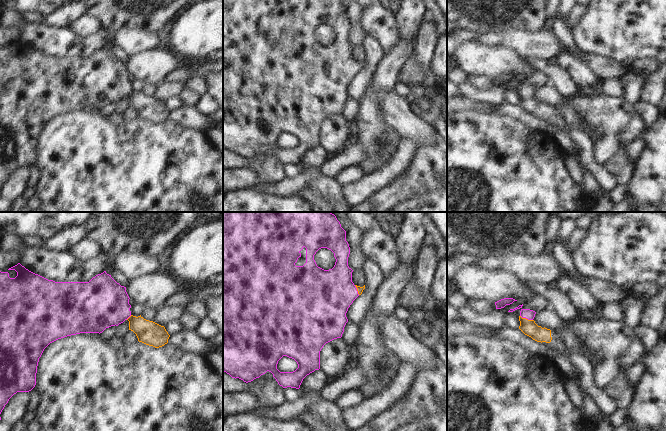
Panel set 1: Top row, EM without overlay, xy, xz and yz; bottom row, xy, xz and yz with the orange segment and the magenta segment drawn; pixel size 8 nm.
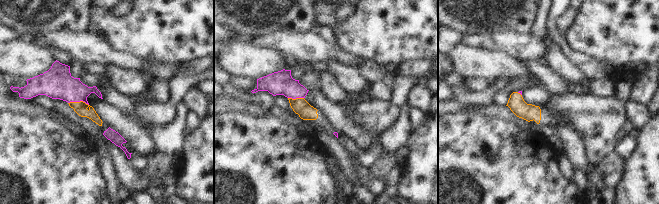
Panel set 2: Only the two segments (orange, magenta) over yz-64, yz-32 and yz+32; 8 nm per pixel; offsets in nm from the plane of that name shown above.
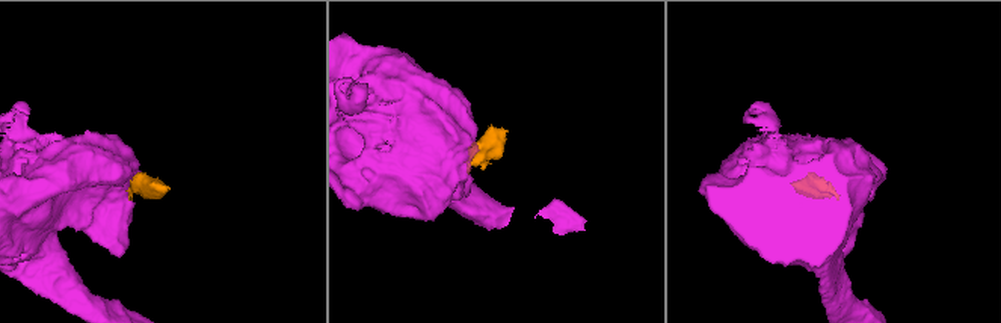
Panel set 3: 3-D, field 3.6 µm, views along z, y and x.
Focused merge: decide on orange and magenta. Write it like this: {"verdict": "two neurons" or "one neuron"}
{"verdict": "one neuron"}

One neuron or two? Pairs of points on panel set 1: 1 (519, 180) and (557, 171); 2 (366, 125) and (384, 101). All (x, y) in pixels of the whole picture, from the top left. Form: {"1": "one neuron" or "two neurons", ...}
{"1": "one neuron", "2": "two neurons"}

